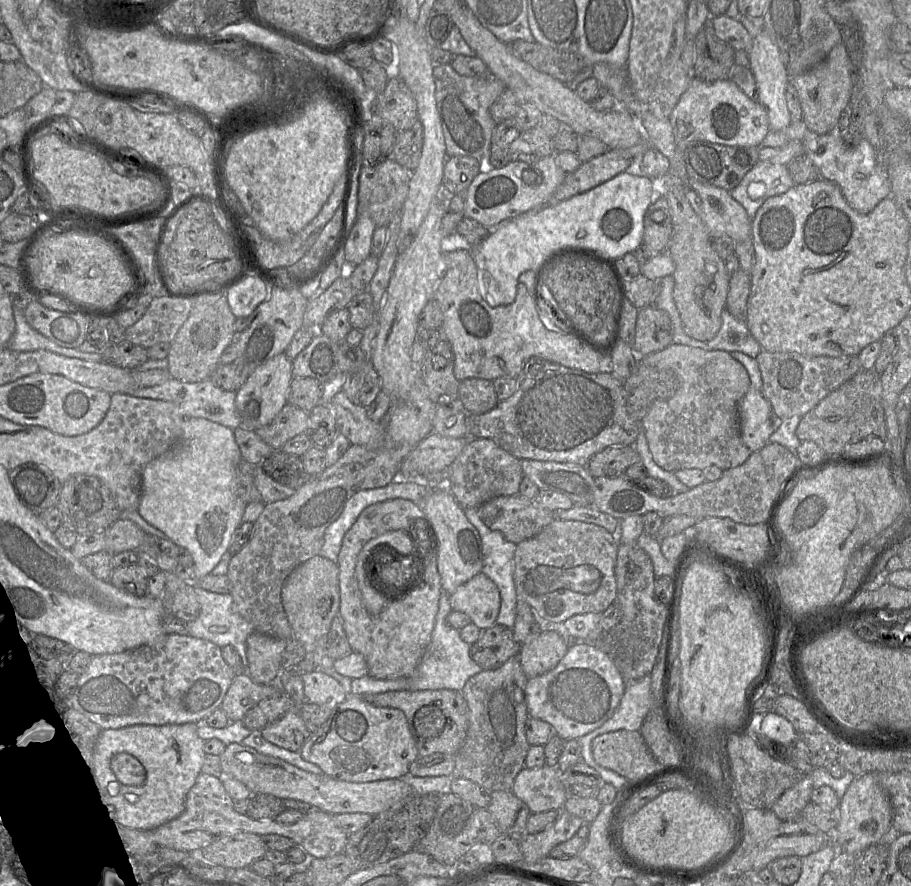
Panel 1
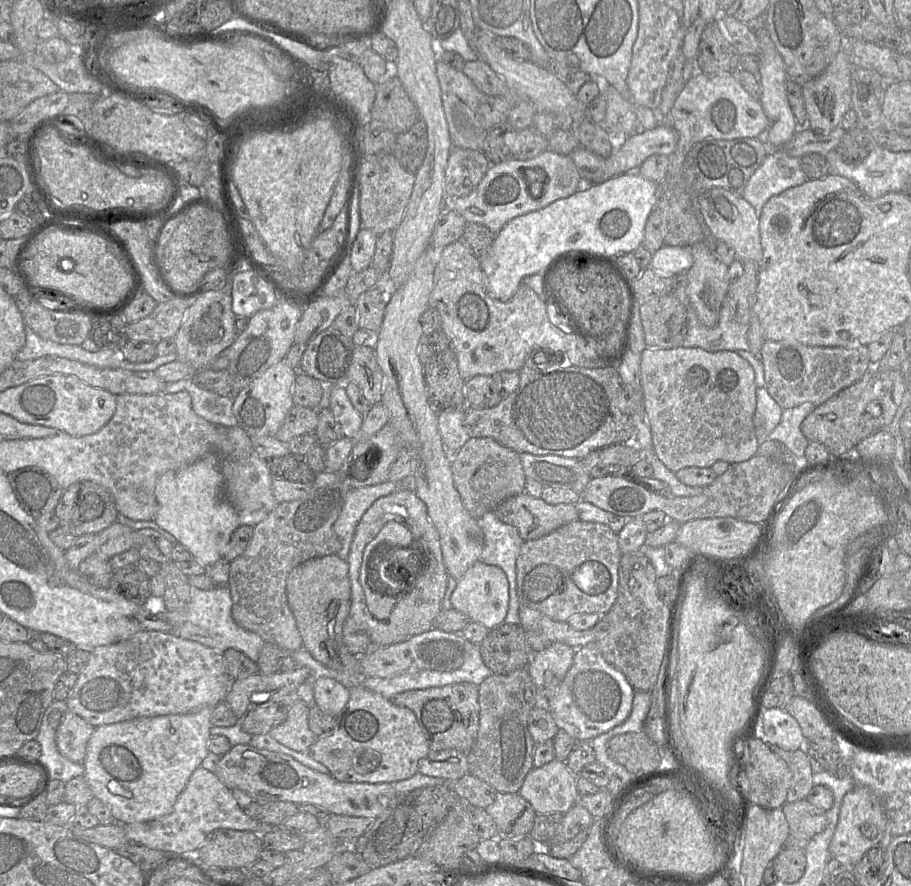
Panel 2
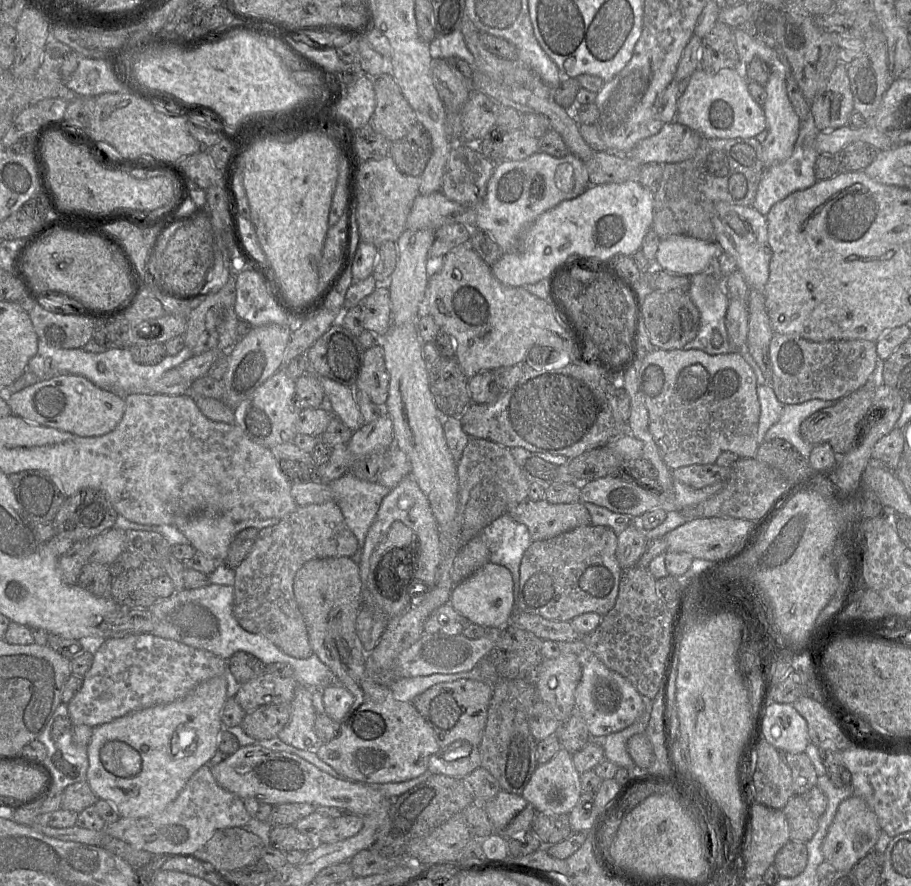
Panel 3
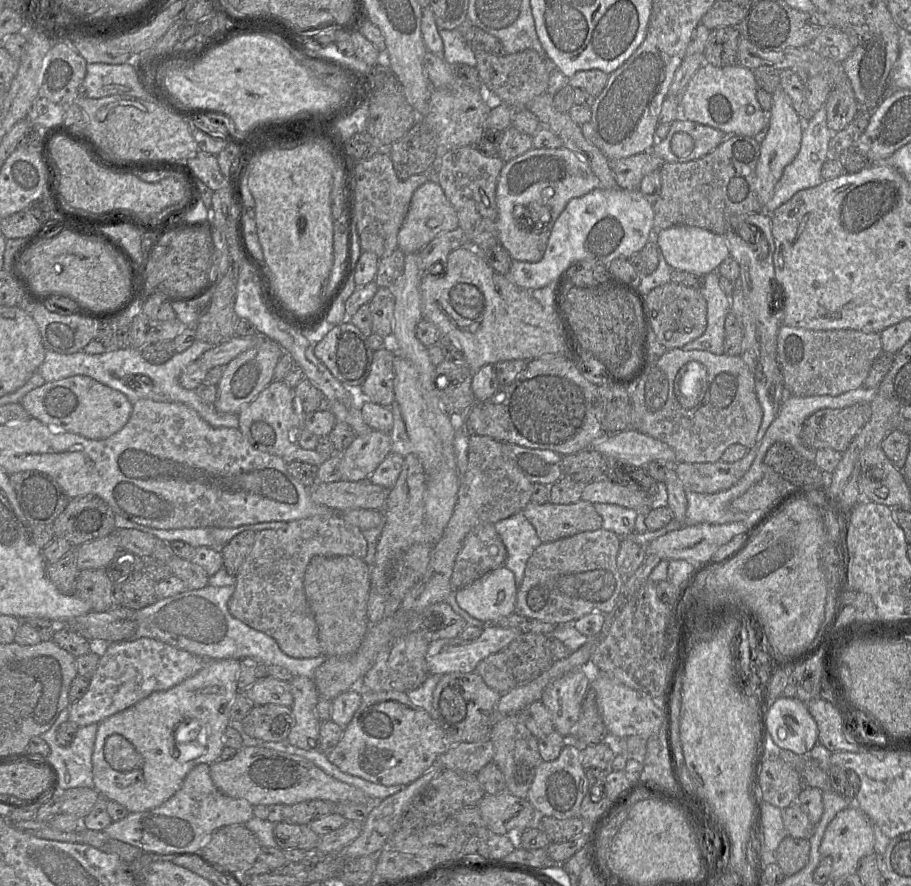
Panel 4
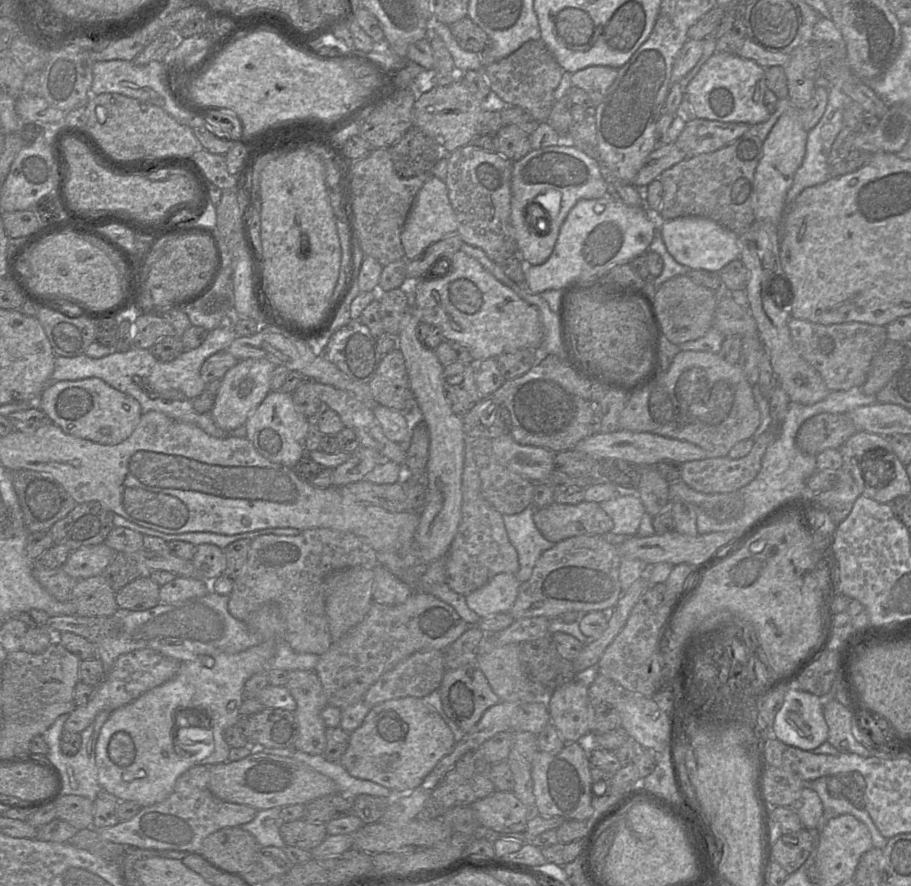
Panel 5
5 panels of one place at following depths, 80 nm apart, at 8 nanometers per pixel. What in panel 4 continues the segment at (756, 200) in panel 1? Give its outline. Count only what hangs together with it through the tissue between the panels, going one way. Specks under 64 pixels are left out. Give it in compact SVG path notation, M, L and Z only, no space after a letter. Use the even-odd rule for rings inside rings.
M824 107L819 109L810 119L804 121L801 146L795 159L785 167L783 174L776 184L773 196L763 208L765 213L772 214L775 209L786 203L800 190L815 187L823 182L821 168L830 157L829 143L834 134L827 125L827 115Z

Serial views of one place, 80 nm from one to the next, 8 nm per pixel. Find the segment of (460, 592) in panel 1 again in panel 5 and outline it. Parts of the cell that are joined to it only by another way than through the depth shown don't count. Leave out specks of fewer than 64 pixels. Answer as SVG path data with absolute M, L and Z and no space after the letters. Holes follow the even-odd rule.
M499 573L484 586L471 592L466 598L467 606L480 617L488 617L498 613L509 612L517 599L521 582L512 573Z

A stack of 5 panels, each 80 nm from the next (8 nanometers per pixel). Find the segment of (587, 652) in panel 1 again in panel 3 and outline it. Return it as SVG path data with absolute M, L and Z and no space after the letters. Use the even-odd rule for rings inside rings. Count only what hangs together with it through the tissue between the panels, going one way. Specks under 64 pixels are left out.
M584 654L581 658L581 679L575 689L575 708L586 722L593 740L621 731L633 724L642 714L643 696L623 676L607 668L596 656Z

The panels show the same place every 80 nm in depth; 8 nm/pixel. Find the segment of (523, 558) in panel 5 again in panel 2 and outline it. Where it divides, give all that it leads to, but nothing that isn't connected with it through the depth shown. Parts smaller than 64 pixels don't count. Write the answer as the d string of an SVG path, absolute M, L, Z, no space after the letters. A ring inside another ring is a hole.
M494 511L487 512L476 519L478 526L484 535L484 547L479 561L488 565L498 566L505 573L509 585L509 603L504 623L520 625L519 607L520 602L516 589L516 560L523 544L517 529L511 525L502 522Z

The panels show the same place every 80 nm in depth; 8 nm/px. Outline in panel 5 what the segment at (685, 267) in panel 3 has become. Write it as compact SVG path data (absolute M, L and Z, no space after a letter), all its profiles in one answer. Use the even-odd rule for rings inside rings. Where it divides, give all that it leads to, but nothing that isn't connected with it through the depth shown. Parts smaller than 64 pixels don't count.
M698 216L679 217L661 221L663 242L671 256L680 264L692 270L719 272L733 260L739 260L739 235L715 221Z

